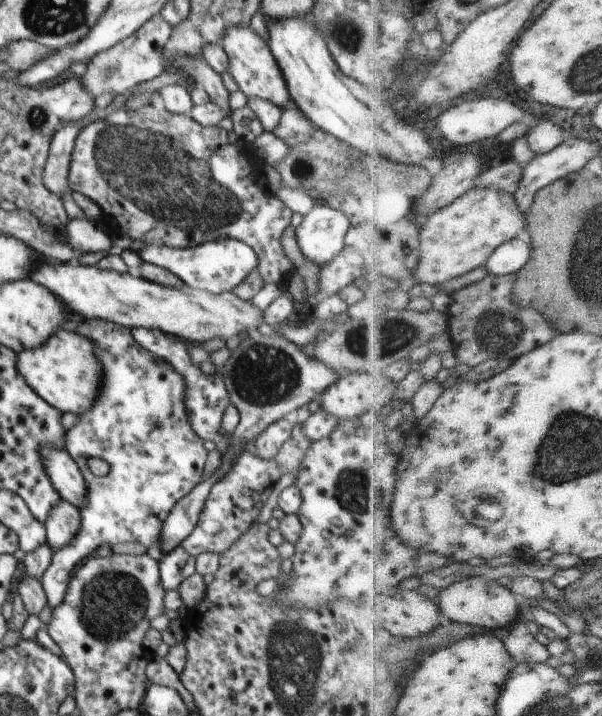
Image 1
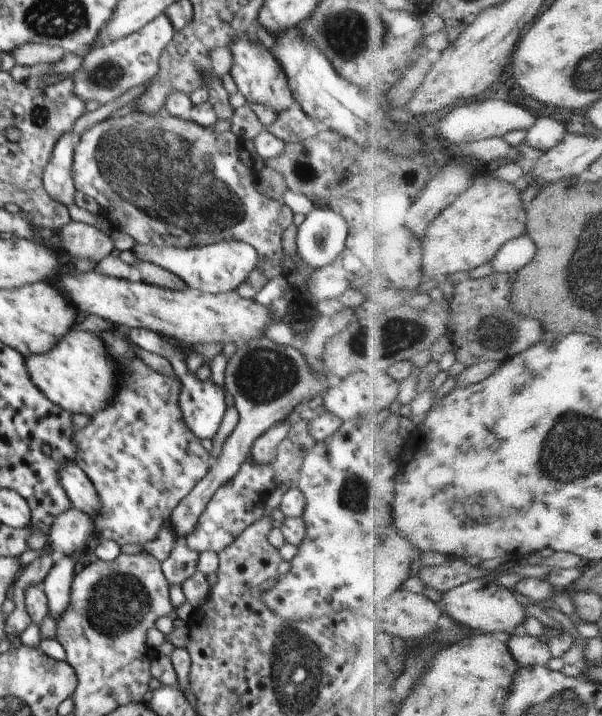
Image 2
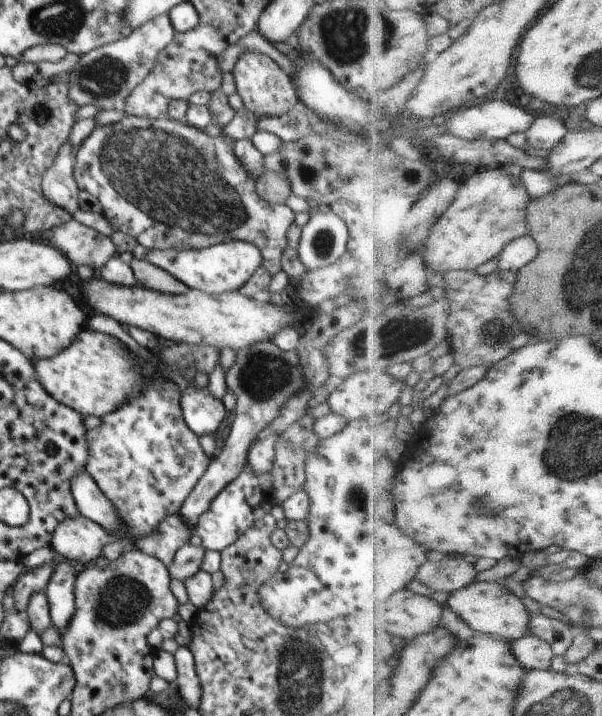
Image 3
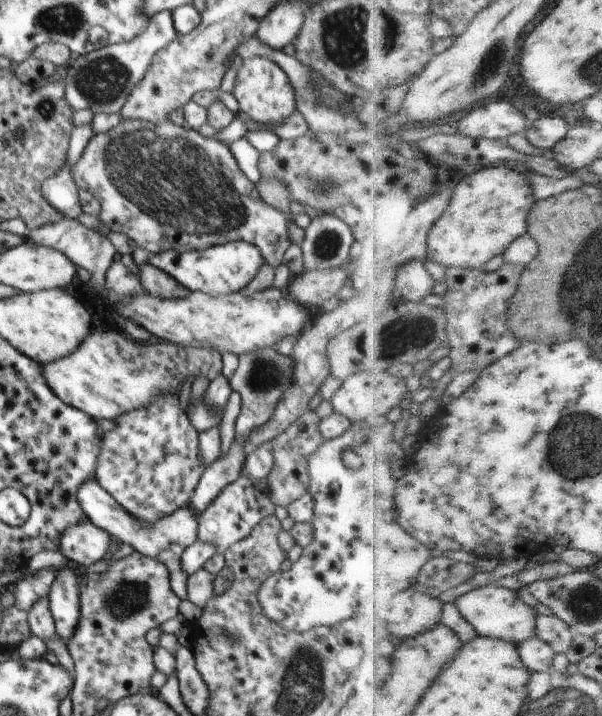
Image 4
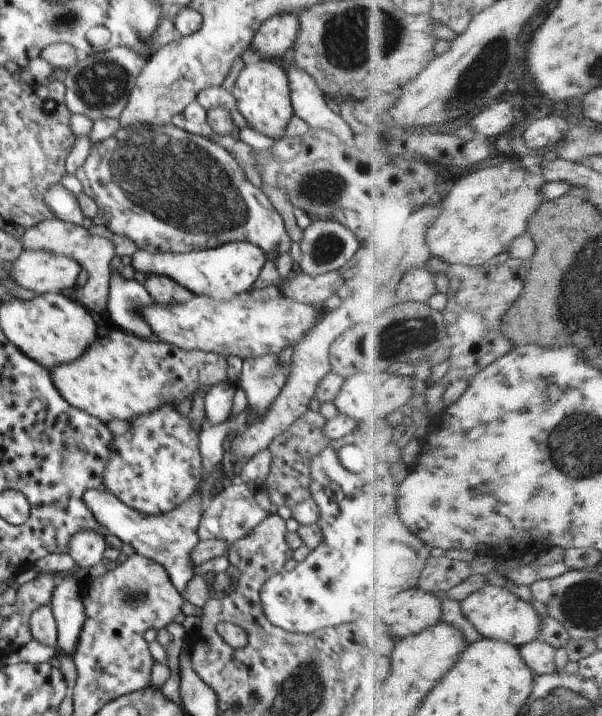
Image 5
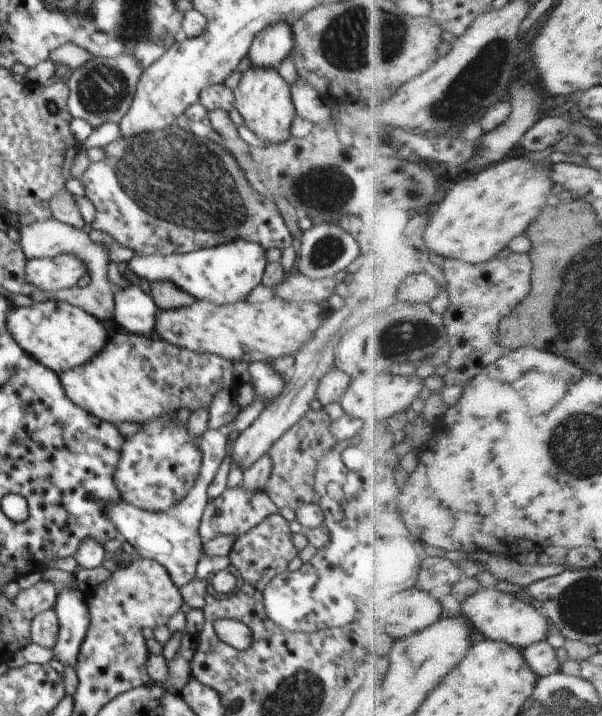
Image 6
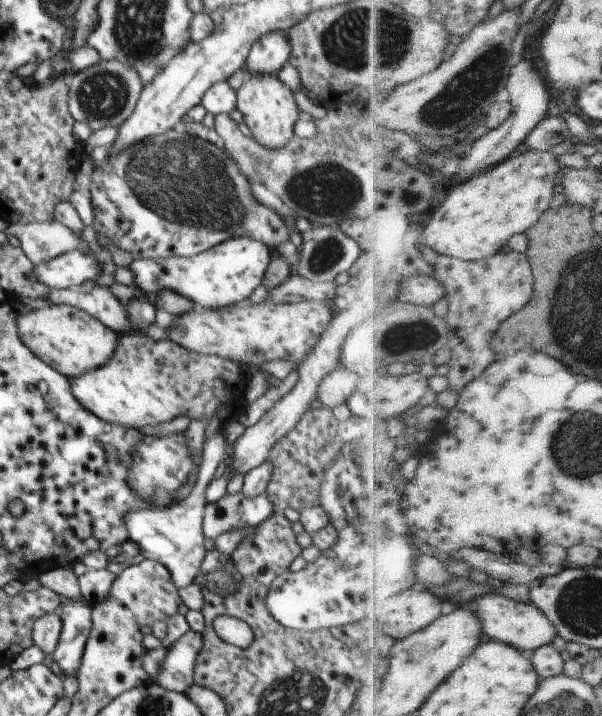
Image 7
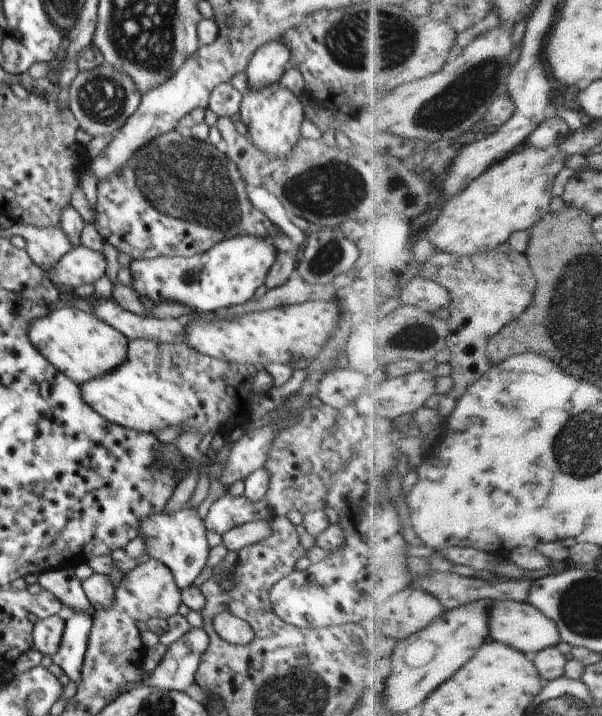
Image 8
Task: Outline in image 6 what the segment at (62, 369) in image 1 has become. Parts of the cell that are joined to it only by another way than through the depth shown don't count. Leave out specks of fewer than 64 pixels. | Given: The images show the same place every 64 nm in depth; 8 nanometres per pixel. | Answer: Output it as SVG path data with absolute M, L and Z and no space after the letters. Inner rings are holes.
M121 329L117 334L110 335L108 344L96 358L92 359L92 362L86 366L62 372L59 376L66 396L76 406L80 406L95 418L112 424L132 422L145 425L146 422L160 418L164 414L174 417L180 408L186 408L190 412L203 408L208 412L212 398L220 390L236 392L241 384L234 375L233 362L226 358L179 348L166 340L159 339L157 335L138 335Z

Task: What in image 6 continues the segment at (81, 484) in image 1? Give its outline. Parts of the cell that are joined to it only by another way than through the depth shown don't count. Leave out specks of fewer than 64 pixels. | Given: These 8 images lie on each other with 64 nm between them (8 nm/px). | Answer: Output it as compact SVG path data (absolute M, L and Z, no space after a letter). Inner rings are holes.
M255 400L246 408L240 410L234 421L224 428L218 430L206 430L199 439L199 450L201 453L201 468L198 478L196 478L192 489L180 500L174 504L168 511L150 511L140 509L126 502L118 504L106 504L104 506L104 516L116 526L119 538L122 541L130 543L136 556L142 559L150 559L158 562L168 572L173 584L180 589L189 584L196 578L196 566L204 552L202 552L203 541L200 537L200 522L204 515L206 504L209 502L207 489L215 478L220 465L226 458L226 444L230 432L242 433L266 408L266 402Z

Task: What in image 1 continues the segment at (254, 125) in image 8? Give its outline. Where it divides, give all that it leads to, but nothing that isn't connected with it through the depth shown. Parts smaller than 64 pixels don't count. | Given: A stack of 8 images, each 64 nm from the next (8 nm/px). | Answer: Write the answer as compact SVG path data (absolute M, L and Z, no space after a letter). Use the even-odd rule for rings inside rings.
M250 25L232 26L232 28L228 28L224 32L221 45L227 54L229 74L233 77L238 88L248 98L267 100L274 104L274 106L279 106L281 109L285 109L293 102L282 70L271 53L269 44L266 43L266 40L262 36L258 36L250 28Z

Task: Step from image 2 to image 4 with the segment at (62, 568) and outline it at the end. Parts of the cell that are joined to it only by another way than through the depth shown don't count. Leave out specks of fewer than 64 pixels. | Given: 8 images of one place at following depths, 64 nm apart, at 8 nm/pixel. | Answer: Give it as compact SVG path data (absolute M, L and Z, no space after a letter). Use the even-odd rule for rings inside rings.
M59 569L46 597L55 632L65 644L79 620L79 582L72 569Z

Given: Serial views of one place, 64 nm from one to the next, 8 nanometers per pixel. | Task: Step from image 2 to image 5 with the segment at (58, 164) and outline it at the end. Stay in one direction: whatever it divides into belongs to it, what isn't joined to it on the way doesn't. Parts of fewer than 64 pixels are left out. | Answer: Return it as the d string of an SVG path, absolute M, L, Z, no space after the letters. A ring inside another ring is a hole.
M61 183L51 185L44 196L45 204L56 219L83 225L84 216L81 212L77 196L69 192Z

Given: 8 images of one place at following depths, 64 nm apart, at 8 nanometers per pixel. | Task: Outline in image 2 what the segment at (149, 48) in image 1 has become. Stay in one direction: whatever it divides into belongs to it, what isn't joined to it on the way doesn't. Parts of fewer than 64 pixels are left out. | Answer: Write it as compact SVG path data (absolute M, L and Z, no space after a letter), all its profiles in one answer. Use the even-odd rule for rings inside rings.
M161 14L143 26L140 30L120 38L118 41L108 42L103 46L96 46L83 56L81 67L73 74L74 92L80 100L85 103L92 100L97 101L100 106L114 102L115 99L122 94L132 90L136 86L145 84L154 78L159 72L159 60L164 48L170 44L170 40L174 38L175 29L165 14Z

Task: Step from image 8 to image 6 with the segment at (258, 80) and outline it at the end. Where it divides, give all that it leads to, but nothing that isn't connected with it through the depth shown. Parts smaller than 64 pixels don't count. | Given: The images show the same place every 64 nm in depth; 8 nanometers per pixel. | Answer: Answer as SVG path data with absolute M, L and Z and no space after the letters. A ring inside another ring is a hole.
M277 20L256 34L247 55L247 66L276 69L291 54L293 47L292 24Z

